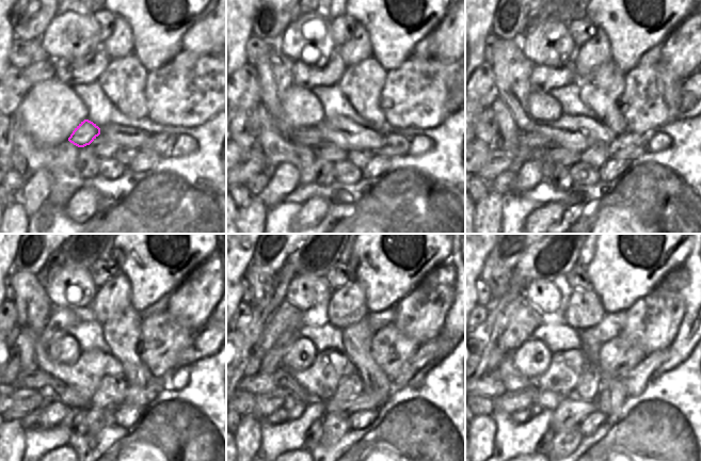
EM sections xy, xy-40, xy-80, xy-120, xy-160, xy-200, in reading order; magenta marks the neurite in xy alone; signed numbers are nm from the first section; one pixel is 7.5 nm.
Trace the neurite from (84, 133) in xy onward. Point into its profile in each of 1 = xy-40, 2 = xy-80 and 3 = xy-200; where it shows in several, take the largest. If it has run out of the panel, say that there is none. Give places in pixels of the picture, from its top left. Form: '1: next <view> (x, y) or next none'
1: next xy-40 (311, 137)
2: next xy-80 (525, 139)
3: next xy-200 (488, 385)

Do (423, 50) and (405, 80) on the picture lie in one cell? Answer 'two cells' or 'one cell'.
two cells

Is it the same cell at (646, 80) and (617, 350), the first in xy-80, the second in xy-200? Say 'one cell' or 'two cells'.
one cell

